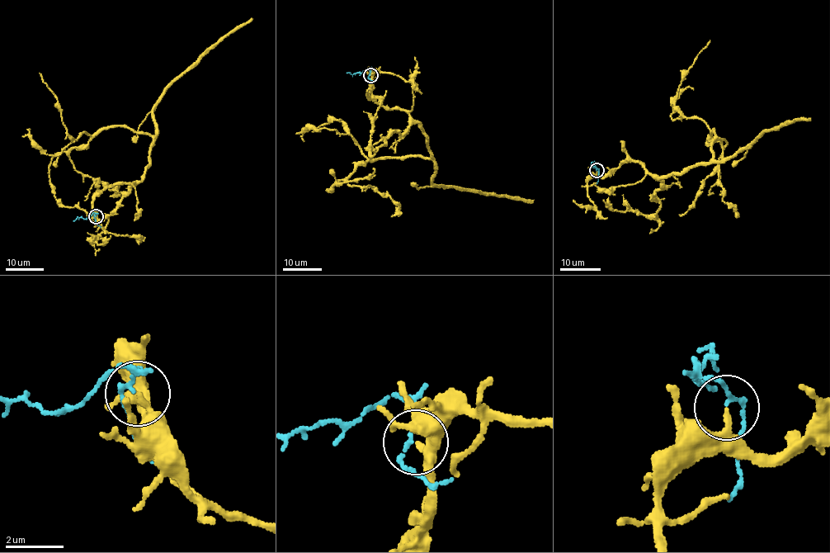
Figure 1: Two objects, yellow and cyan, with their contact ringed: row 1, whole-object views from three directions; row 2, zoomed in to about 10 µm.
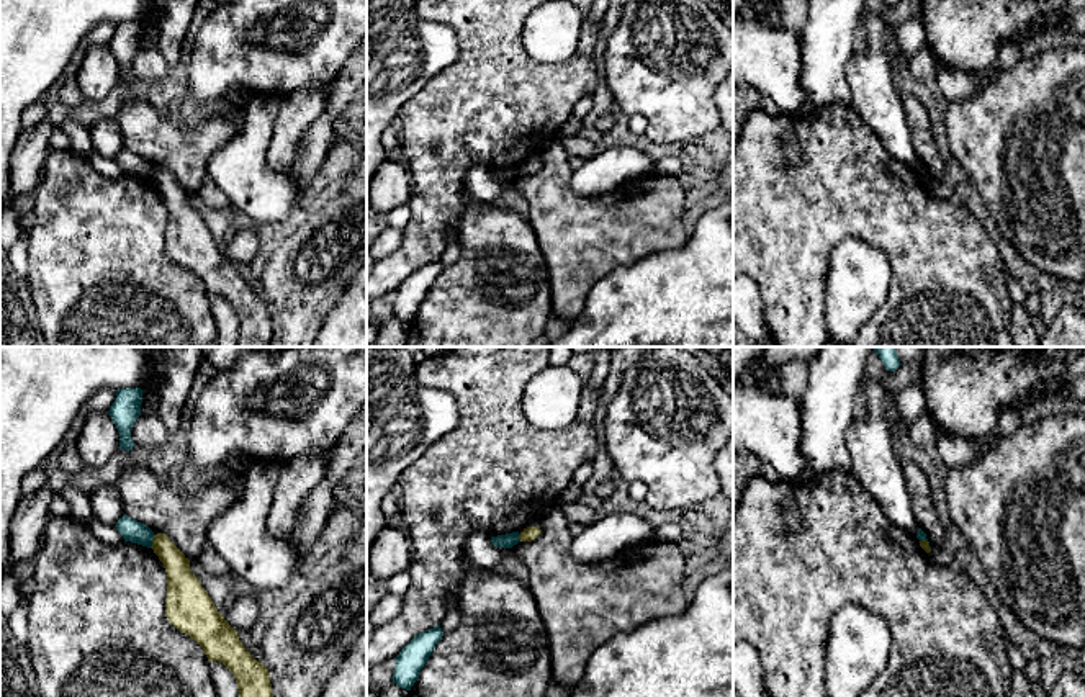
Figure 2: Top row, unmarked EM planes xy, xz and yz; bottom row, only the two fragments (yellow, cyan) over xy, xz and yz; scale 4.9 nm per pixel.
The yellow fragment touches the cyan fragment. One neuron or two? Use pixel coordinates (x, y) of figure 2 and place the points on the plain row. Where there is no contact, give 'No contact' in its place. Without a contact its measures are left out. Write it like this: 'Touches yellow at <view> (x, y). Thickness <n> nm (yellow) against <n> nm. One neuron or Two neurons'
Touches yellow at xy (153, 175). Thickness 150 nm (yellow) against 110 nm. Two neurons

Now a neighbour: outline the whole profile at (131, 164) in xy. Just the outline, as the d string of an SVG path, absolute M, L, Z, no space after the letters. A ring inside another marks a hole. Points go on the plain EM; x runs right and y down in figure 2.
M126 147L116 155L115 160L124 175L137 177L147 182L152 180L154 165L147 159L128 151Z

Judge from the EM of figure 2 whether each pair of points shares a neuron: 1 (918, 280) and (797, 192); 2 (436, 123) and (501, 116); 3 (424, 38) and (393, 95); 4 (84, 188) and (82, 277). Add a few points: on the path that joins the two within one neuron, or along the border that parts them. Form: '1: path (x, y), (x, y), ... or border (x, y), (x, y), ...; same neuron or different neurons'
1: path (897, 247), (848, 198), (830, 198); same neuron
2: path (452, 123), (462, 116), (485, 116); same neuron
3: path (409, 53), (393, 69), (393, 80); same neuron
4: path (84, 210), (84, 256); same neuron

